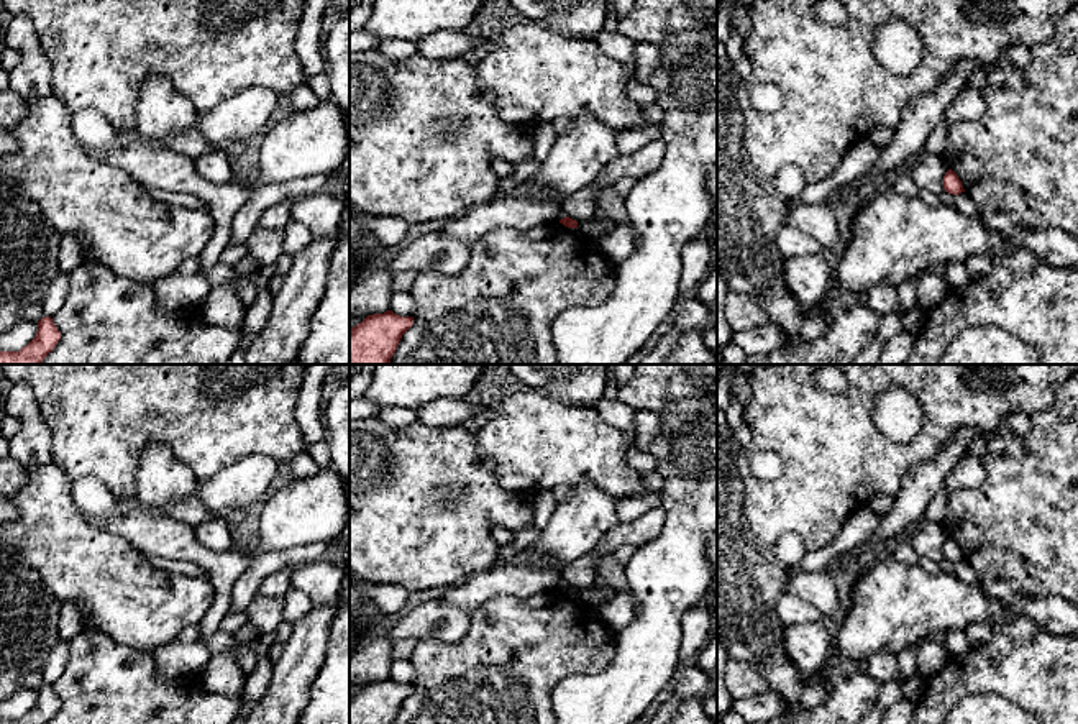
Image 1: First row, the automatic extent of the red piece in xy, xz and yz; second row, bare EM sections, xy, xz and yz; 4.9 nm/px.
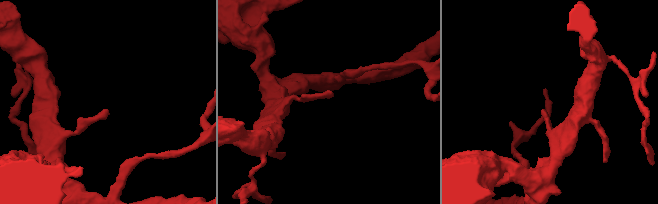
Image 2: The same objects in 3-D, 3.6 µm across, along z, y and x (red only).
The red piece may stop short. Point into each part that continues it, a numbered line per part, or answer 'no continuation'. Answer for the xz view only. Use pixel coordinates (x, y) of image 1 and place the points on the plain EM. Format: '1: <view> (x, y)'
no continuation

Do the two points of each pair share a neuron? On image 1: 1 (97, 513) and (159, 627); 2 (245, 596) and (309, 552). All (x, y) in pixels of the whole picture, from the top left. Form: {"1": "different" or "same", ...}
{"1": "different", "2": "same"}

